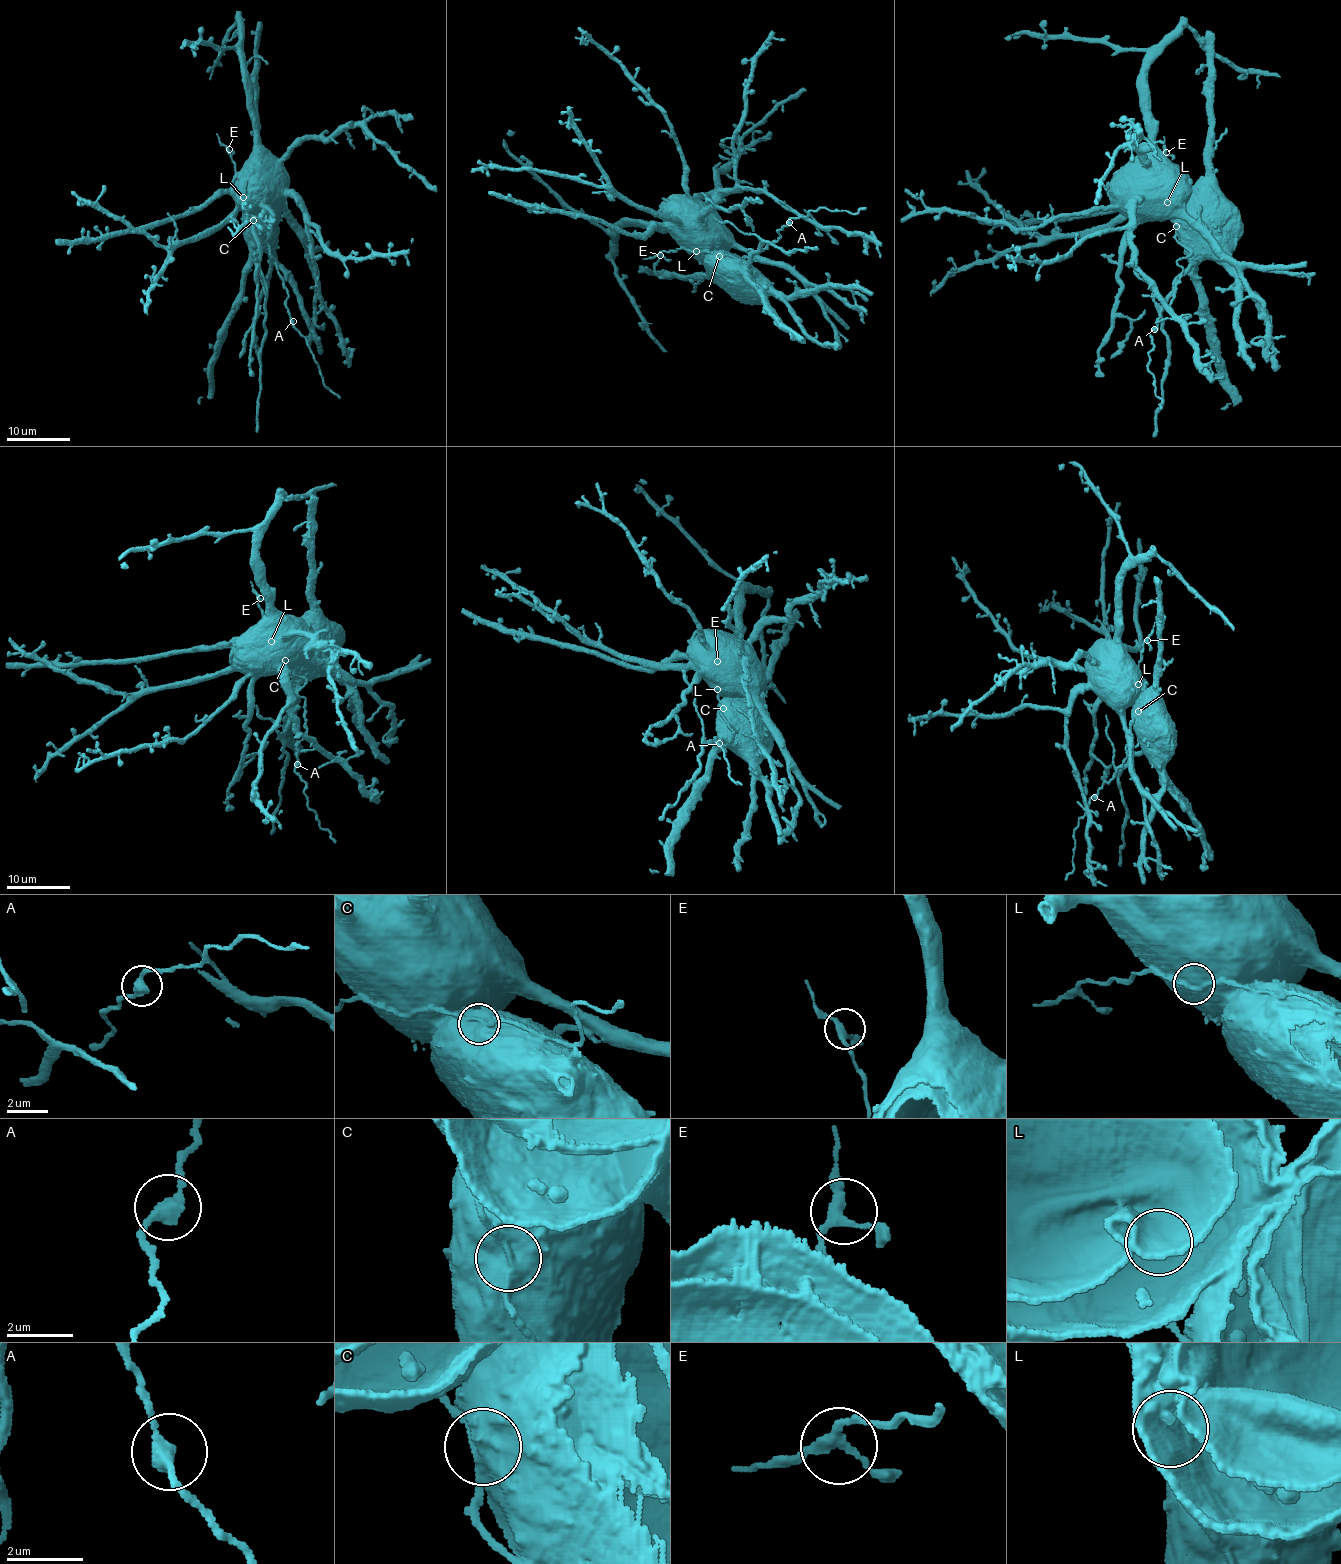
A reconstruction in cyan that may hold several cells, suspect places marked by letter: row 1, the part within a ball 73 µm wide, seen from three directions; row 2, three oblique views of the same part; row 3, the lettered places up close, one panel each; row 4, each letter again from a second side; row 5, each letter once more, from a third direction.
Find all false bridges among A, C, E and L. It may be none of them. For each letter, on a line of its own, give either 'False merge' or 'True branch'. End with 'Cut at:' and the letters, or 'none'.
A: True branch
C: False merge
E: True branch
L: False merge
Cut at: C, L

